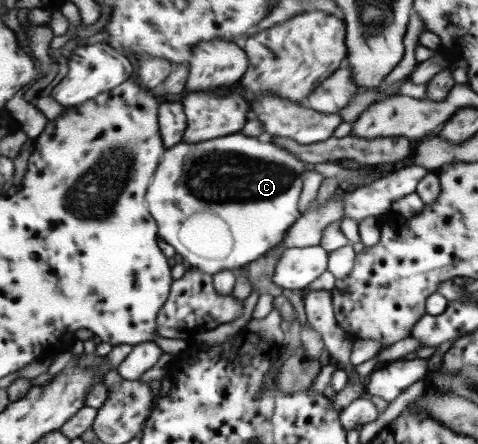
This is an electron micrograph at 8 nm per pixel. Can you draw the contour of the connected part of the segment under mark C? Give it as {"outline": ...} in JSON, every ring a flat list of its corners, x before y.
{"outline":[[235,134,235,136,223,136,221,140,209,140,209,142,201,142,201,144,185,144,183,142,183,144,177,144,173,148,168,148,164,154,165,156,161,159,160,166,156,170,156,175,153,176,153,188,148,190,149,210,157,221,160,238,174,246,179,258,186,260,193,269,201,269,202,272,215,276,224,270,241,269,250,263,256,263,256,260,267,255,271,248,275,248,282,242,285,235,288,234,288,229,300,219,299,202,301,202,303,186,305,186,305,174,309,172,309,168,303,159,297,158,297,155,291,154,289,150,285,150,271,141,261,142,257,137]]}

